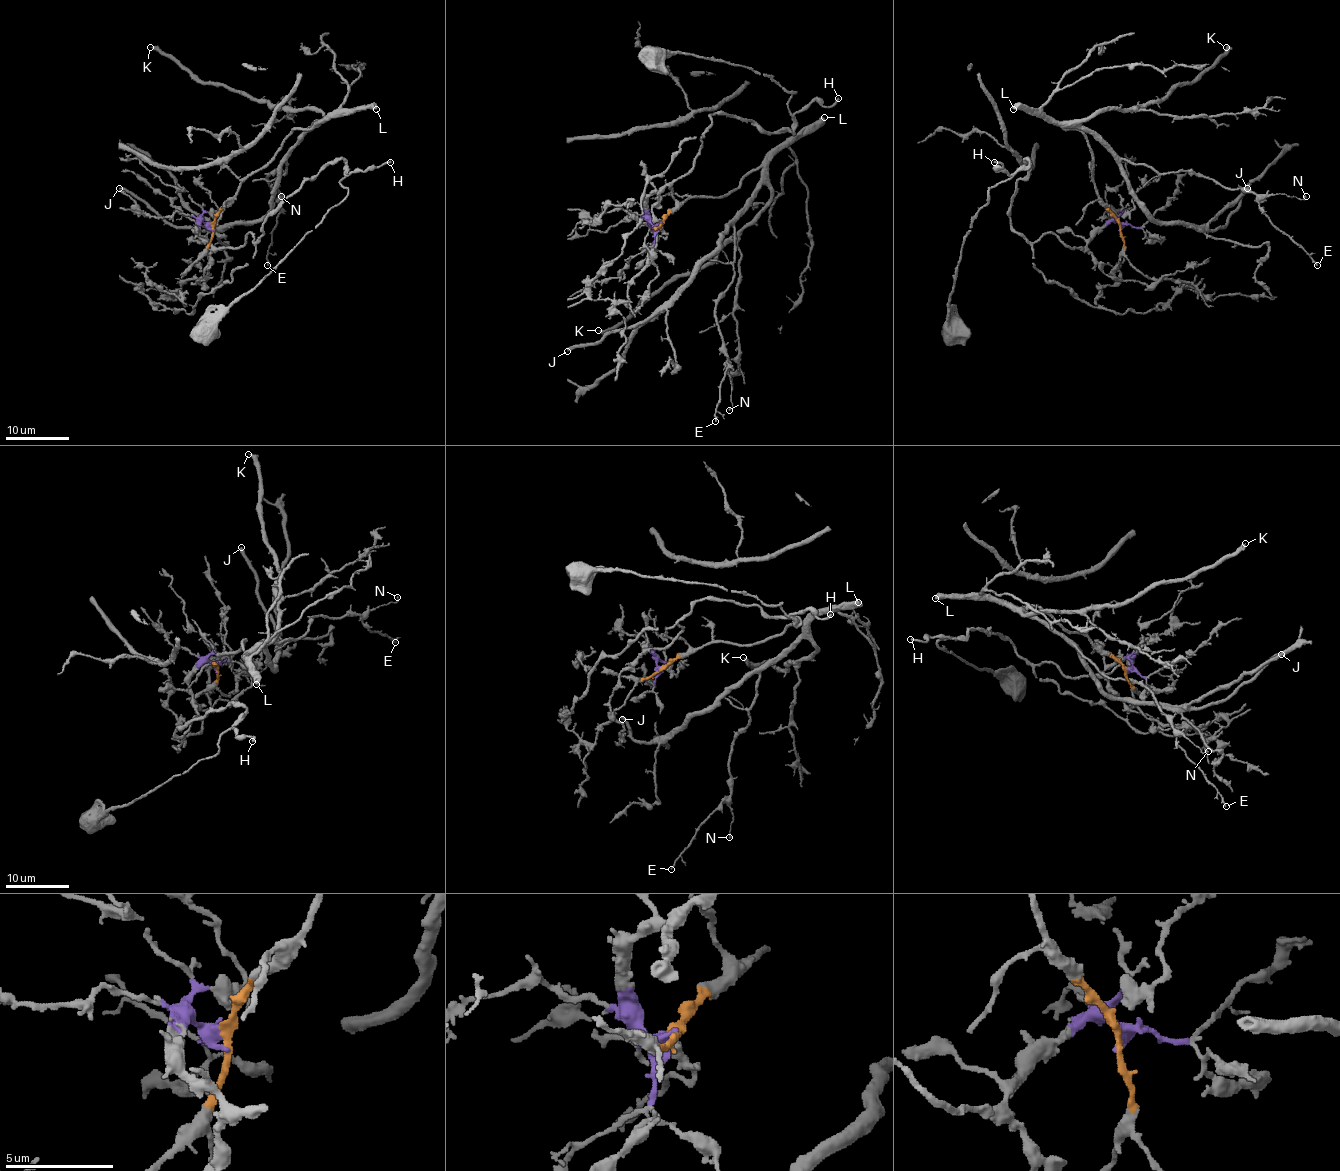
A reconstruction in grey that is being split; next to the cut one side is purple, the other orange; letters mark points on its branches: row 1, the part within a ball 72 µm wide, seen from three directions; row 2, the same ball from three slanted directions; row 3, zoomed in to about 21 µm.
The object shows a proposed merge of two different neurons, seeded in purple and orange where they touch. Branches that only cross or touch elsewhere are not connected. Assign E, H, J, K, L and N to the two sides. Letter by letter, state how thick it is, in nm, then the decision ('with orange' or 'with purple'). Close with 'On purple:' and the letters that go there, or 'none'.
E: calibre 190 nm; with orange
H: calibre 240 nm; with purple
J: calibre 340 nm; with orange
K: calibre 280 nm; with orange
L: calibre 500 nm; with orange
N: calibre 160 nm; with orange
On purple: H

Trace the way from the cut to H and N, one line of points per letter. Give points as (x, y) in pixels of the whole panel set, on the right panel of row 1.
H: (1119, 226), (1084, 246), (1054, 234), (1028, 242), (1009, 216), (1027, 159), (1009, 175), (993, 162)
N: (1119, 226), (1097, 194), (1087, 139), (1067, 127), (1159, 173), (1306, 197)

